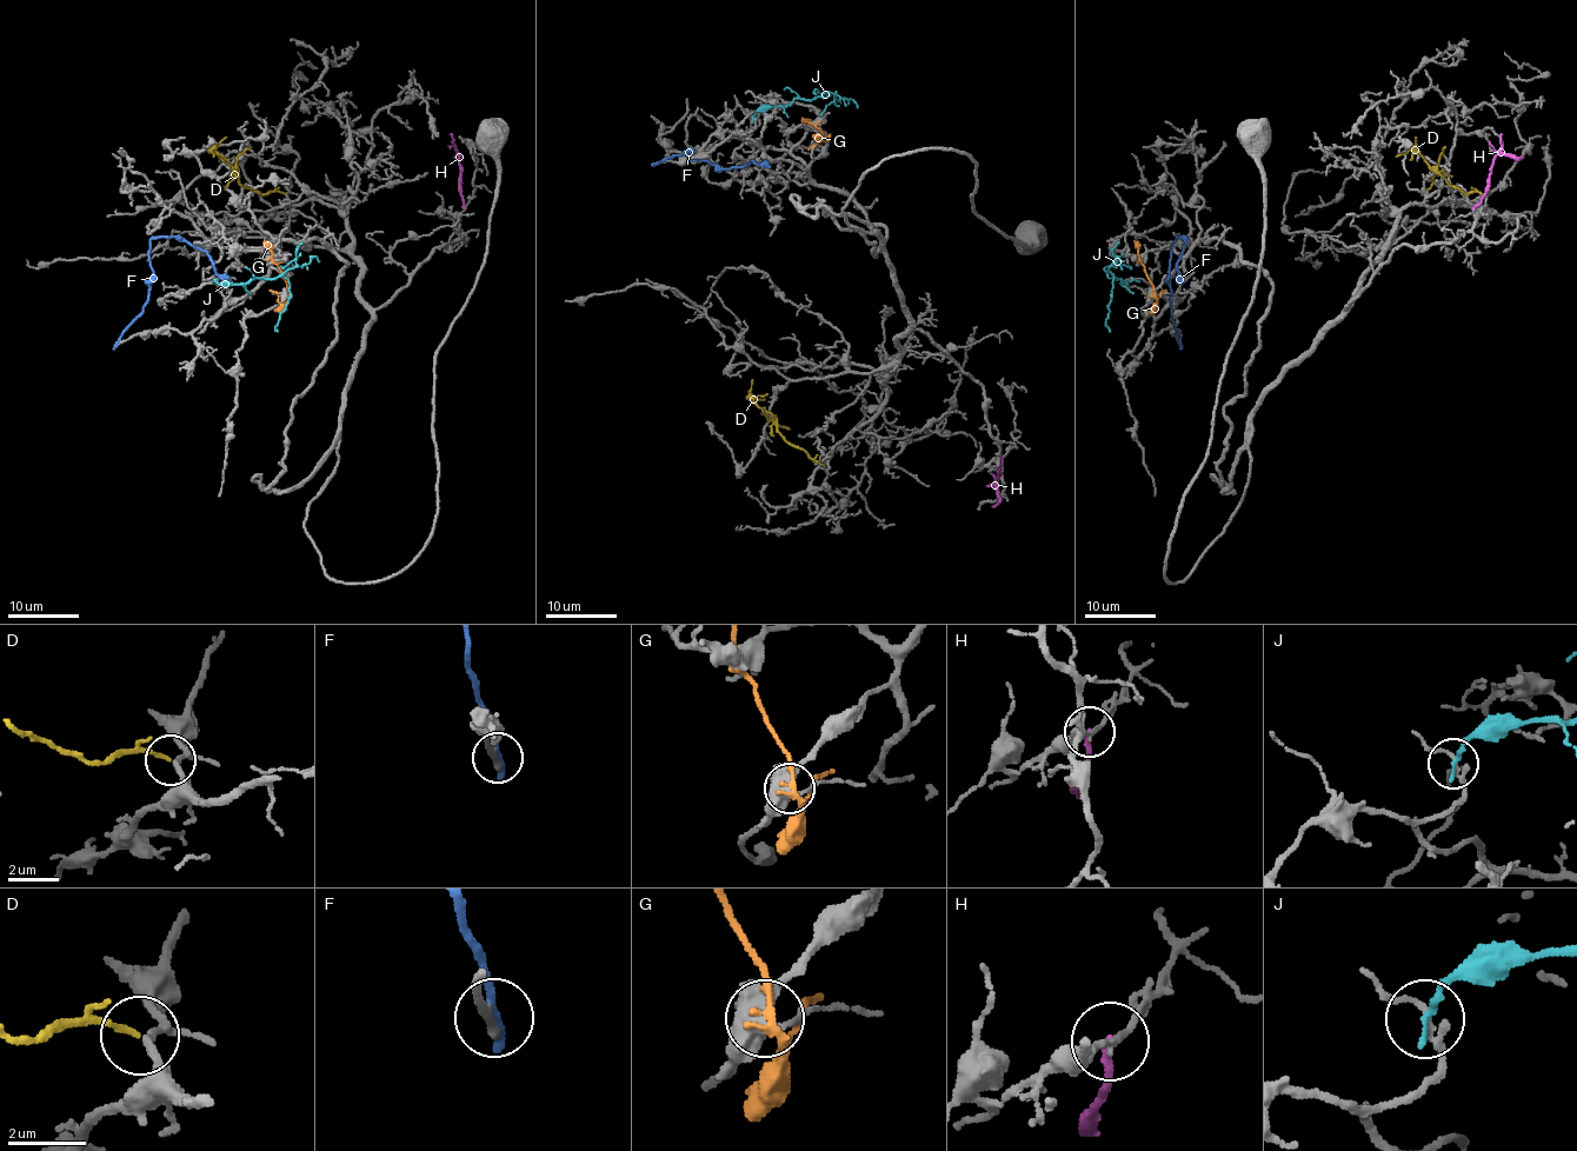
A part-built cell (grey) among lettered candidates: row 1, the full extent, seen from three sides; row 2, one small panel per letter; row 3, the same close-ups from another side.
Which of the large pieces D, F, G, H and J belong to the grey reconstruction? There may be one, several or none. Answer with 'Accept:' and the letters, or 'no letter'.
Accept: D

